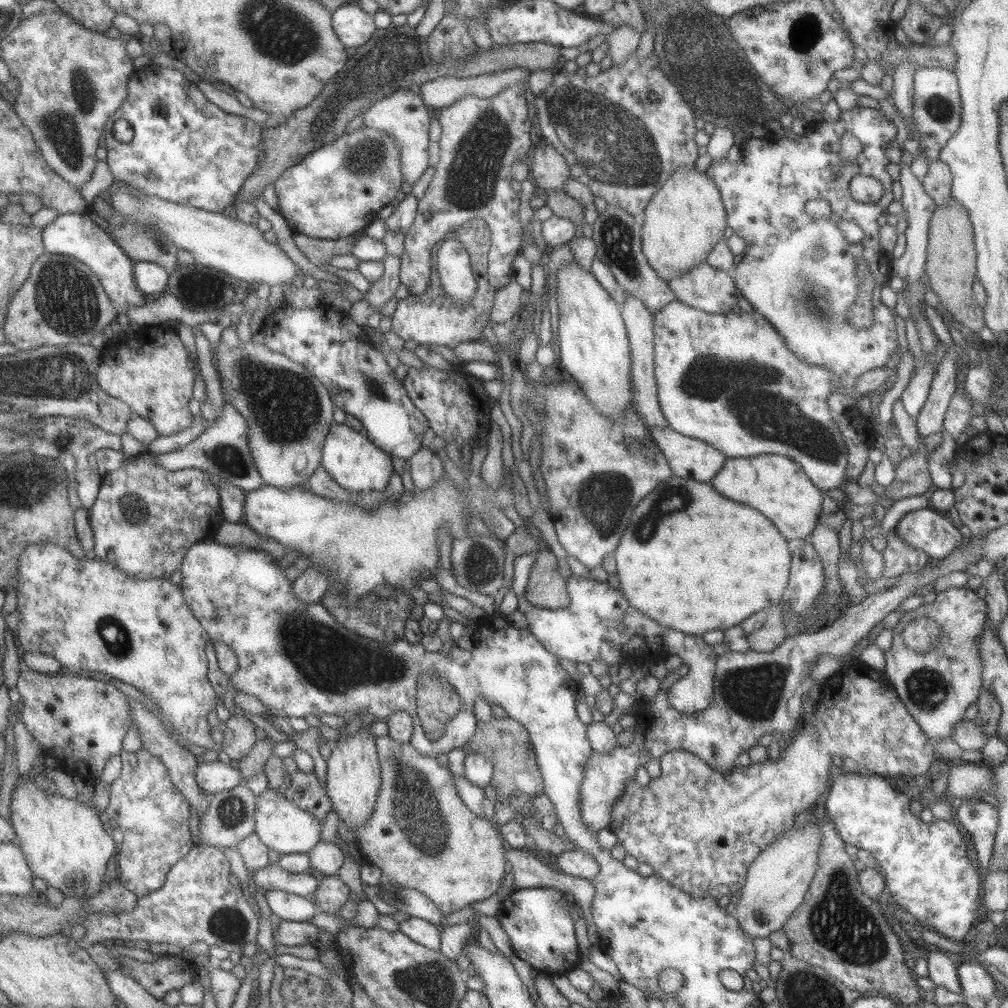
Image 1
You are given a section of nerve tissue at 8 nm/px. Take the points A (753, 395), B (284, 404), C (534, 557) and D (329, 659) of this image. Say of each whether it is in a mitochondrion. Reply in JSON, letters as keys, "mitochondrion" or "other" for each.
{"A":"mitochondrion","B":"mitochondrion","C":"other","D":"mitochondrion"}

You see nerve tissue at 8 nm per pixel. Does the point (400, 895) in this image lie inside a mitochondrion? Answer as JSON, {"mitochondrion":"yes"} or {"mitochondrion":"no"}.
{"mitochondrion":"yes"}

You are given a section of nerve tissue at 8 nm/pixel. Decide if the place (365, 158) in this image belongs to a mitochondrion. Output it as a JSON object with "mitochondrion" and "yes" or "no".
{"mitochondrion":"yes"}

